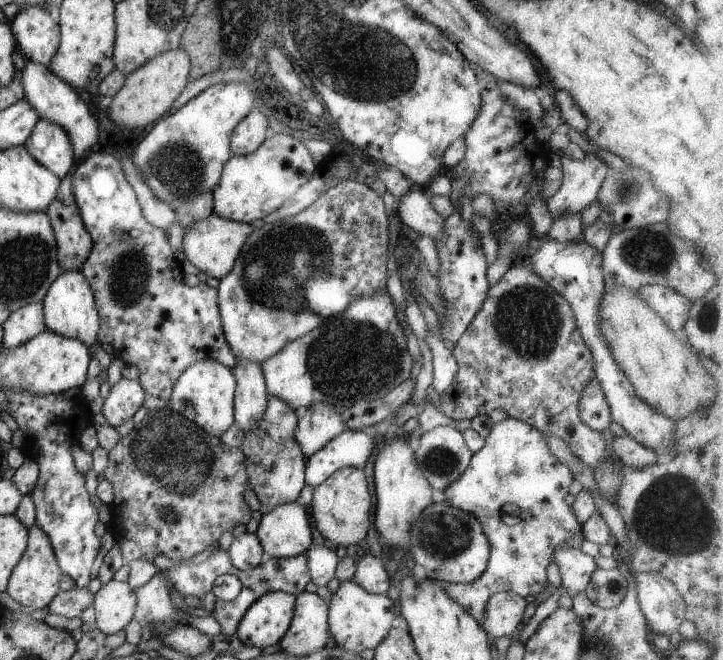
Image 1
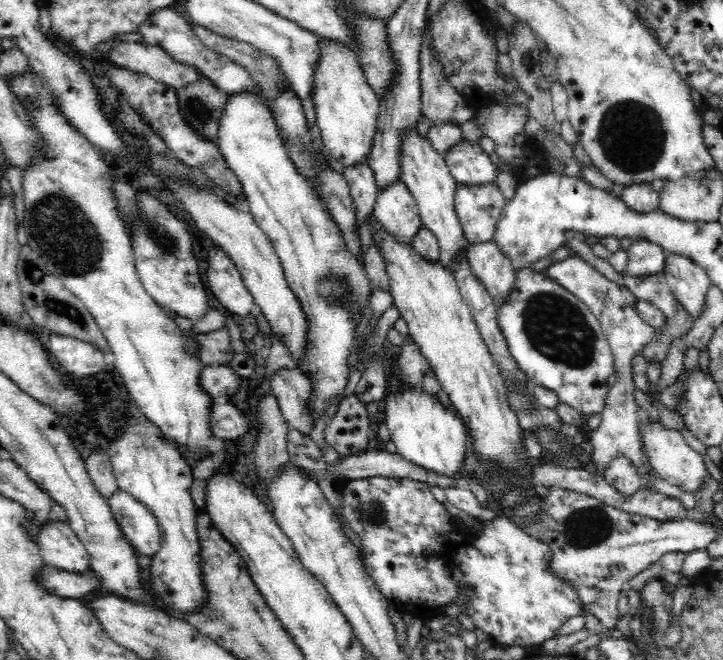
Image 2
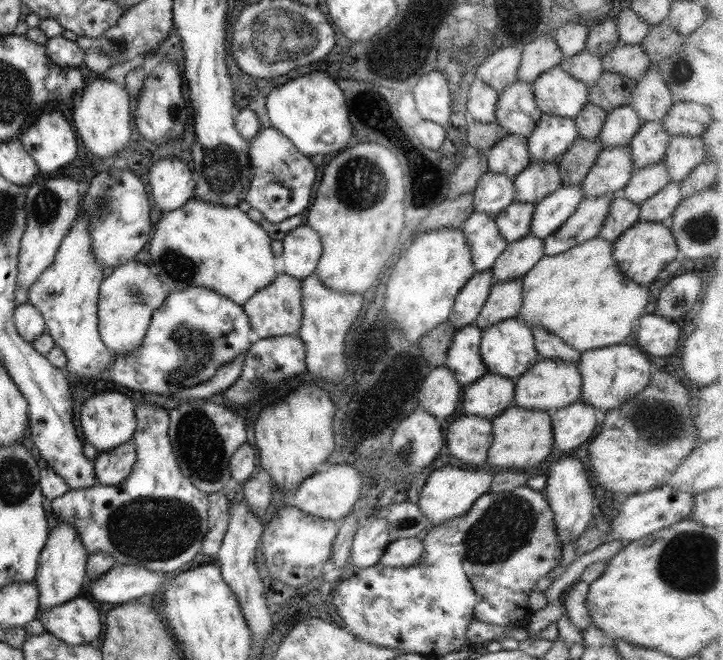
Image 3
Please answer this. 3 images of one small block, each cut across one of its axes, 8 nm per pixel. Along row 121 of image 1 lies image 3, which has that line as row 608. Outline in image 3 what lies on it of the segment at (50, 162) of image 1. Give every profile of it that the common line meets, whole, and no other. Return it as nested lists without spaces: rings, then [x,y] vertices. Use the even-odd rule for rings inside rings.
[[[52,518],[47,541],[41,549],[37,559],[37,568],[35,571],[34,582],[39,593],[37,600],[37,617],[53,606],[57,606],[67,600],[71,600],[81,593],[81,584],[85,576],[86,554],[73,525],[61,521],[61,519]]]

